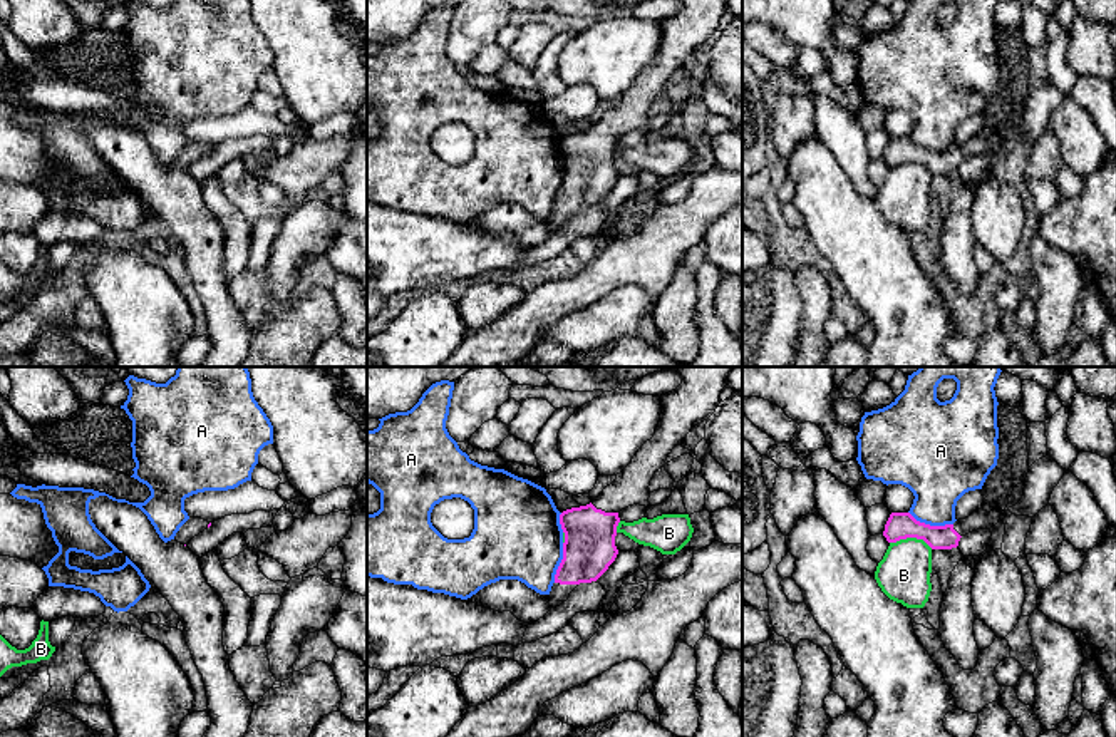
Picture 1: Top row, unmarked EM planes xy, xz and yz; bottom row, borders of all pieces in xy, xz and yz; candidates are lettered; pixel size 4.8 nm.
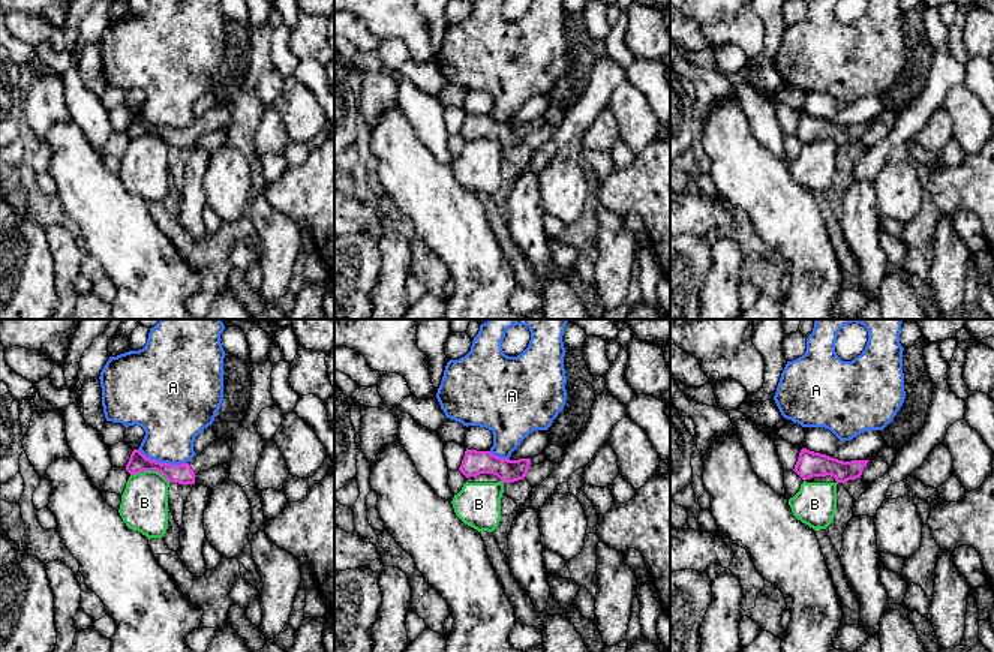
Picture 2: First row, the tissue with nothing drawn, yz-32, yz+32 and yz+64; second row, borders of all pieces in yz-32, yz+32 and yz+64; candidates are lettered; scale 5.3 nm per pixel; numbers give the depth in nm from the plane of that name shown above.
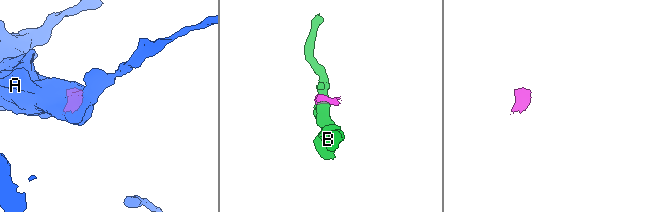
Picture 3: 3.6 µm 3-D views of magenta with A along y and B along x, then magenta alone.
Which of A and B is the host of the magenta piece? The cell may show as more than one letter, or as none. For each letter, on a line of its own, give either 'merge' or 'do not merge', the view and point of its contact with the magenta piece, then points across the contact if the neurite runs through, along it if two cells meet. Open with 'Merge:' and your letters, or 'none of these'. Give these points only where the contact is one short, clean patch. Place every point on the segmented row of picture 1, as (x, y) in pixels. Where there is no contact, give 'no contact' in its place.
Merge: none of these
A: do not merge | yz (929, 525) | along yz (909, 511), (917, 520), (930, 525), (952, 525)
B: do not merge | yz (912, 536) | along yz (890, 541), (915, 538), (924, 540), (932, 548)

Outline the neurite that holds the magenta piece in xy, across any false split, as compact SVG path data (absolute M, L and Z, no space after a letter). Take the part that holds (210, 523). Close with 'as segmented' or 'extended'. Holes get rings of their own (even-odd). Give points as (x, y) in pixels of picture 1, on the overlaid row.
M189 518L176 533L174 539L181 544L189 544L189 541L208 529L211 523L201 519L201 518Z; extended

